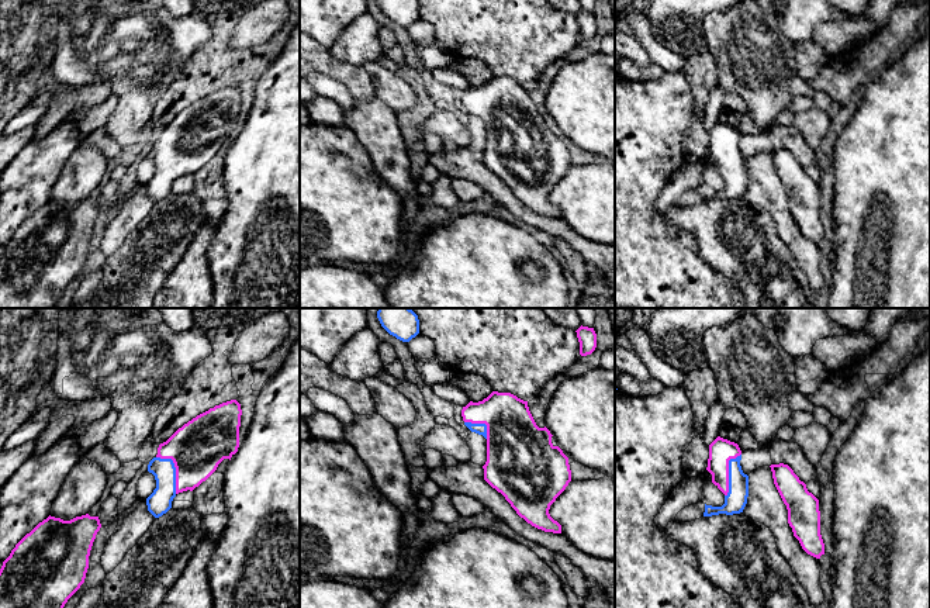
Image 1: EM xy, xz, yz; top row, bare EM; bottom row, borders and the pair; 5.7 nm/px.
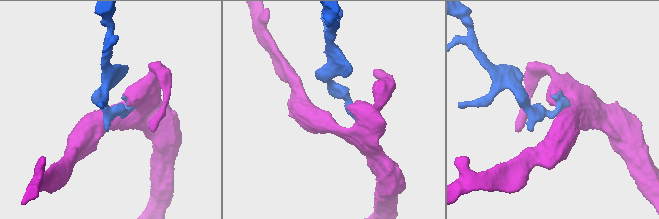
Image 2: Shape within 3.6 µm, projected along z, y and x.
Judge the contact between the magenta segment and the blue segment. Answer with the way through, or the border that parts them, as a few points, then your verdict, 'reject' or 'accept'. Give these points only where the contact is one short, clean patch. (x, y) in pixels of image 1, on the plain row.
across xy (197, 132), (176, 154), (159, 186) | accept

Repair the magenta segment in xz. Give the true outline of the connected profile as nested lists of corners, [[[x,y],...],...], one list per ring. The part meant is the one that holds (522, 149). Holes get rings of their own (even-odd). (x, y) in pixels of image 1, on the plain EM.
[[[492,76],[483,86],[470,86],[463,91],[461,101],[471,117],[487,124],[484,165],[501,177],[528,208],[544,217],[561,218],[561,210],[550,201],[549,194],[571,166],[568,142],[552,128],[550,115],[536,110],[528,86],[511,77]]]

